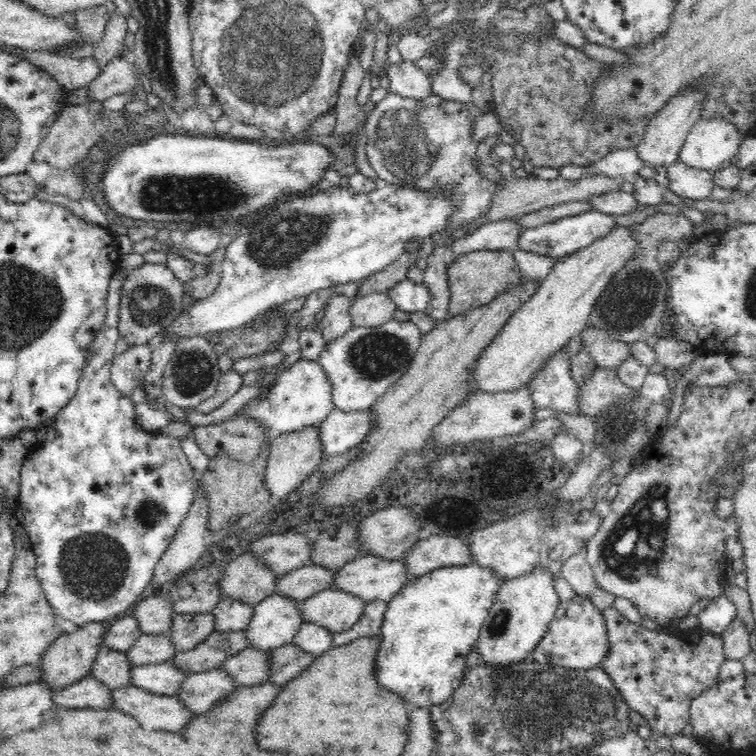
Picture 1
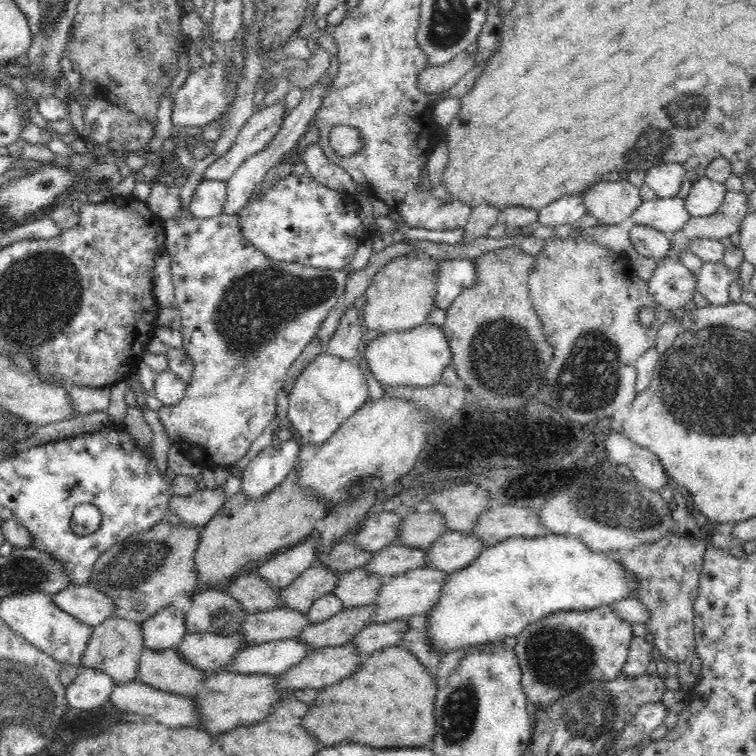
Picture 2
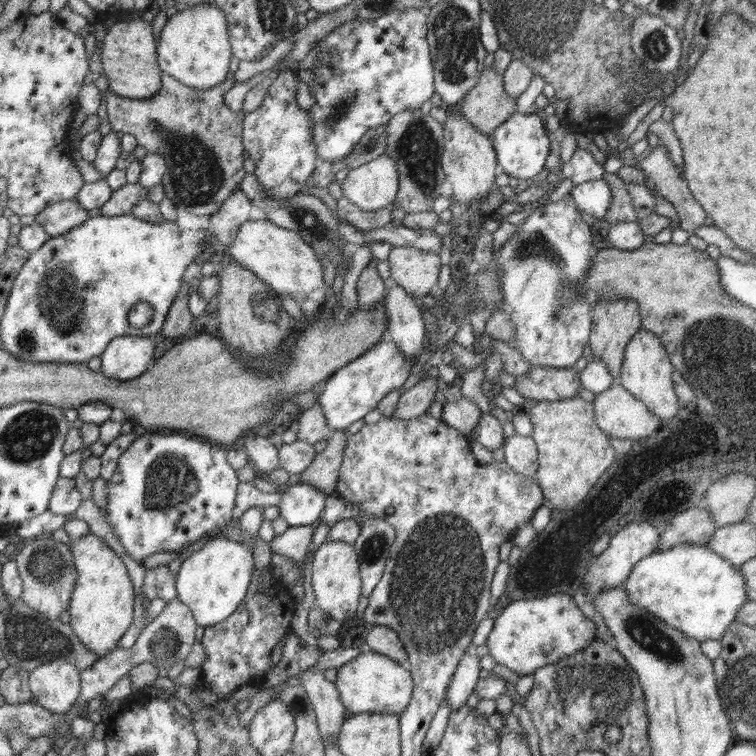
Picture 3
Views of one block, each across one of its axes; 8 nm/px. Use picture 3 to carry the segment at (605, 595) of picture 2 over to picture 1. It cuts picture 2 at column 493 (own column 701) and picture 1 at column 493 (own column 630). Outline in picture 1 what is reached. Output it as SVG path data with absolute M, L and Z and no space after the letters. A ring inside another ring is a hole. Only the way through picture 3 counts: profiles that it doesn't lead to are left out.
M469 563L434 570L434 572L418 577L416 580L409 582L404 588L401 588L400 592L398 592L396 596L393 596L392 600L389 600L386 614L379 630L381 646L376 654L376 656L378 656L378 672L376 672L378 682L380 682L386 690L392 690L392 692L400 694L408 704L414 704L414 706L418 706L418 708L431 707L432 705L440 704L448 700L463 681L466 672L466 657L475 647L480 636L481 626L489 615L492 605L494 604L494 598L496 598L498 590L500 590L500 586L502 586L504 582L505 580L501 580L492 570L481 568L478 564Z

